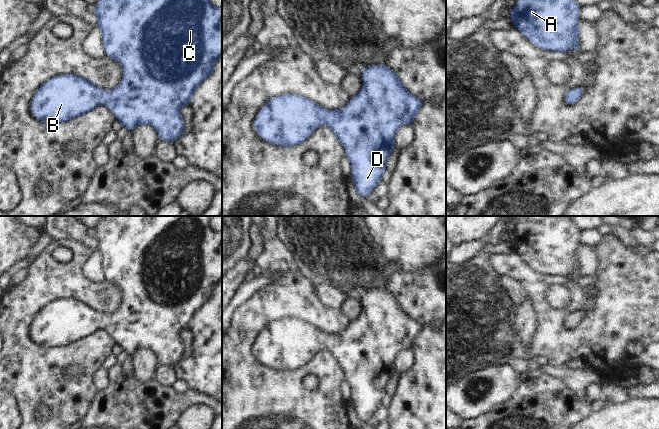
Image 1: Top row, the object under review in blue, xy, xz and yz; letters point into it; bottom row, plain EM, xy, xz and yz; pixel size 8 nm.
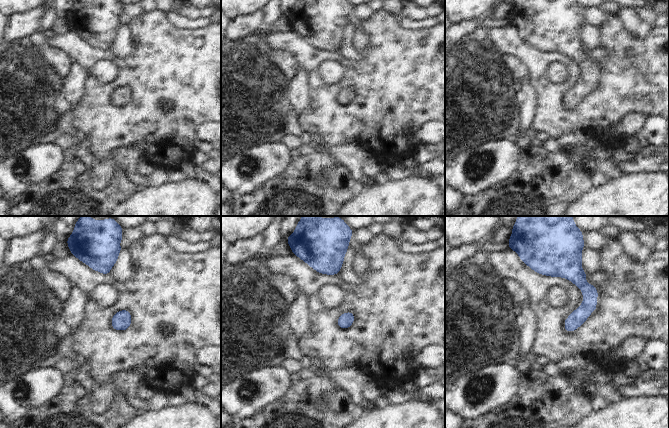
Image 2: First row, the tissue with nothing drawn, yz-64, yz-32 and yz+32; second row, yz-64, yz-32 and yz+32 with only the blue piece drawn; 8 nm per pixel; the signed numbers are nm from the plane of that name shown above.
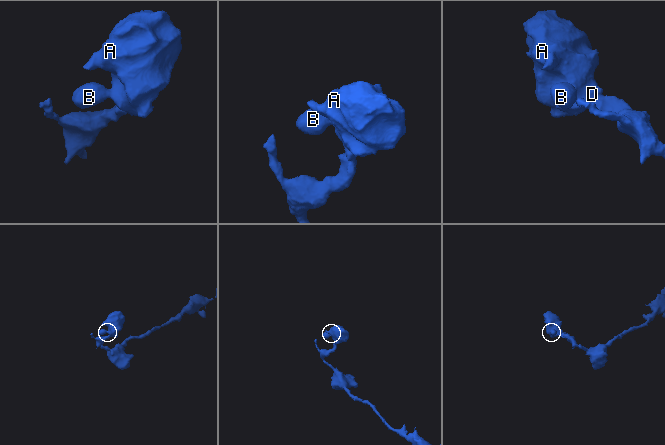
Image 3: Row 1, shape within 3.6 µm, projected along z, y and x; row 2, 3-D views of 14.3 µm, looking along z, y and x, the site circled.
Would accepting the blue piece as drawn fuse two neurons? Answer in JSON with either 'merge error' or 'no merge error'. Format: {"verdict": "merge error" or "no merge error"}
{"verdict": "no merge error"}

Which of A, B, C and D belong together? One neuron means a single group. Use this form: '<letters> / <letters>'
A B C D

